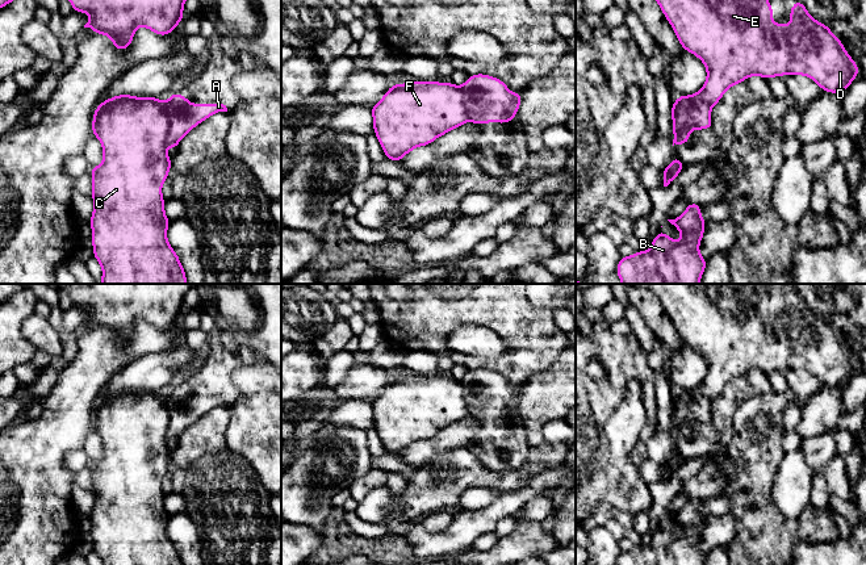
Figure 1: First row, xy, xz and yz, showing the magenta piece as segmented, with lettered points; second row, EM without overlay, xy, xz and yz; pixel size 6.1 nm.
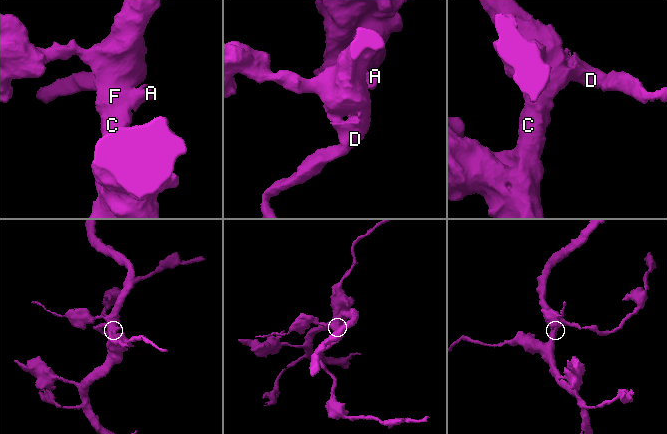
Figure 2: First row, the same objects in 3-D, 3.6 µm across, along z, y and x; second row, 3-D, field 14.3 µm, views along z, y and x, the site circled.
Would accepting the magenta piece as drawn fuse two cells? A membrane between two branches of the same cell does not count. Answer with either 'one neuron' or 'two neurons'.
two neurons

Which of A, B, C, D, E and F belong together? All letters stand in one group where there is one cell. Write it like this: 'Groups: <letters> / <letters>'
Groups: A / B C D E F

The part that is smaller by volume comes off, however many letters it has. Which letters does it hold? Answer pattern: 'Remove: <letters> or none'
Remove: A

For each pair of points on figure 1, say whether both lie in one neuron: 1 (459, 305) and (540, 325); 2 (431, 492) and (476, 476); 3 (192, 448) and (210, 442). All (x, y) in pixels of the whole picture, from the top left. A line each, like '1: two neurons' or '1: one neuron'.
1: one neuron
2: one neuron
3: one neuron

